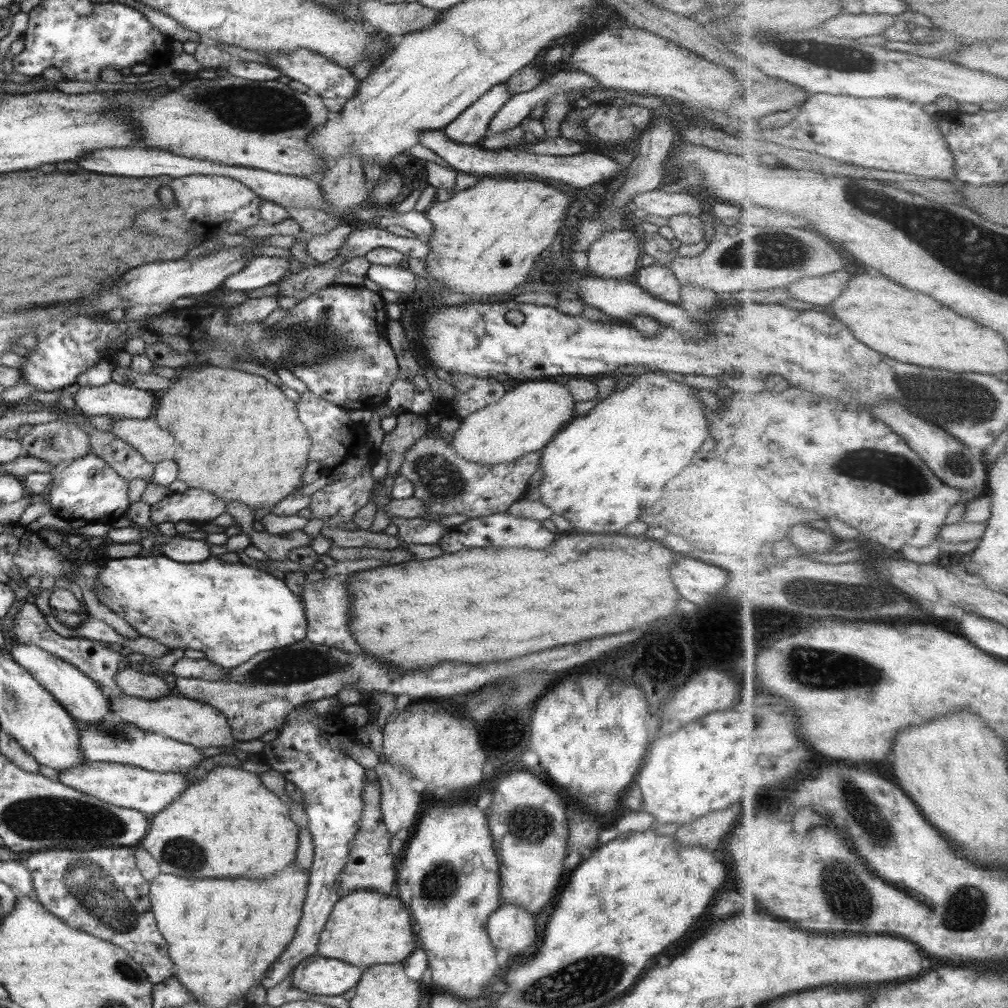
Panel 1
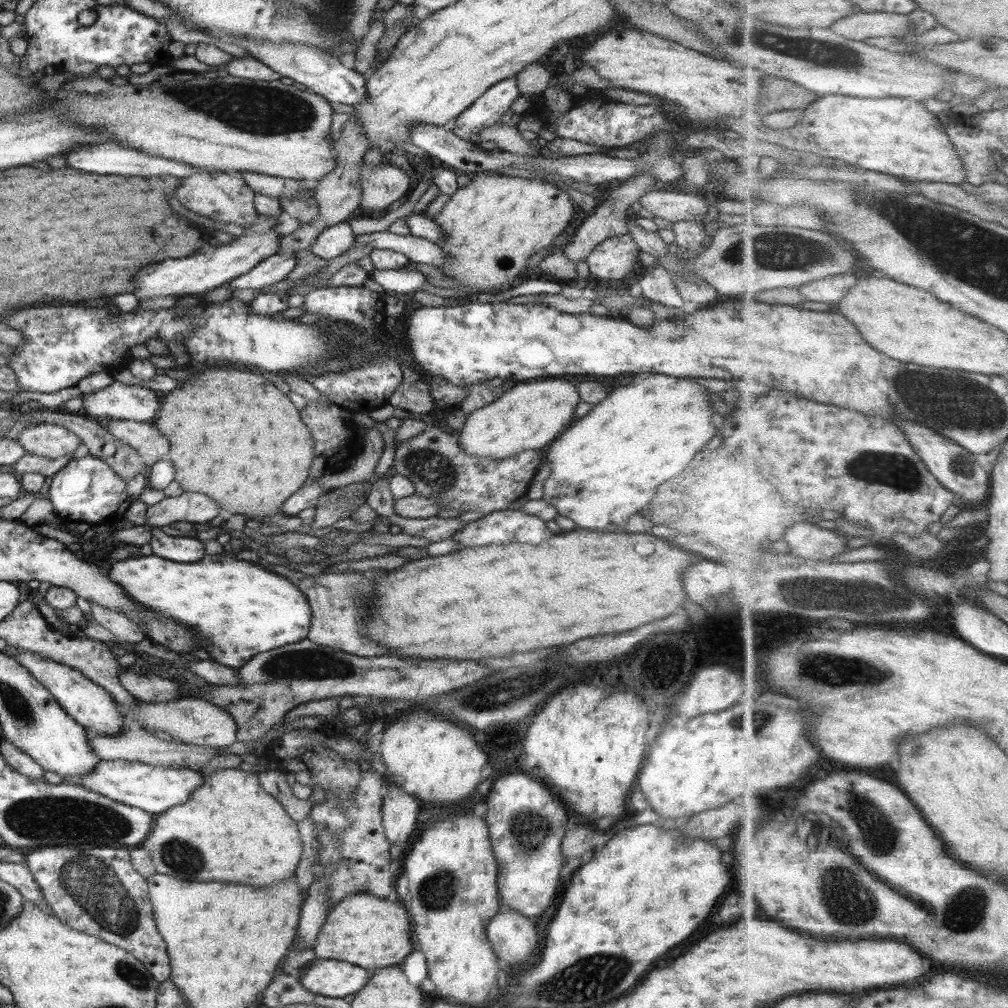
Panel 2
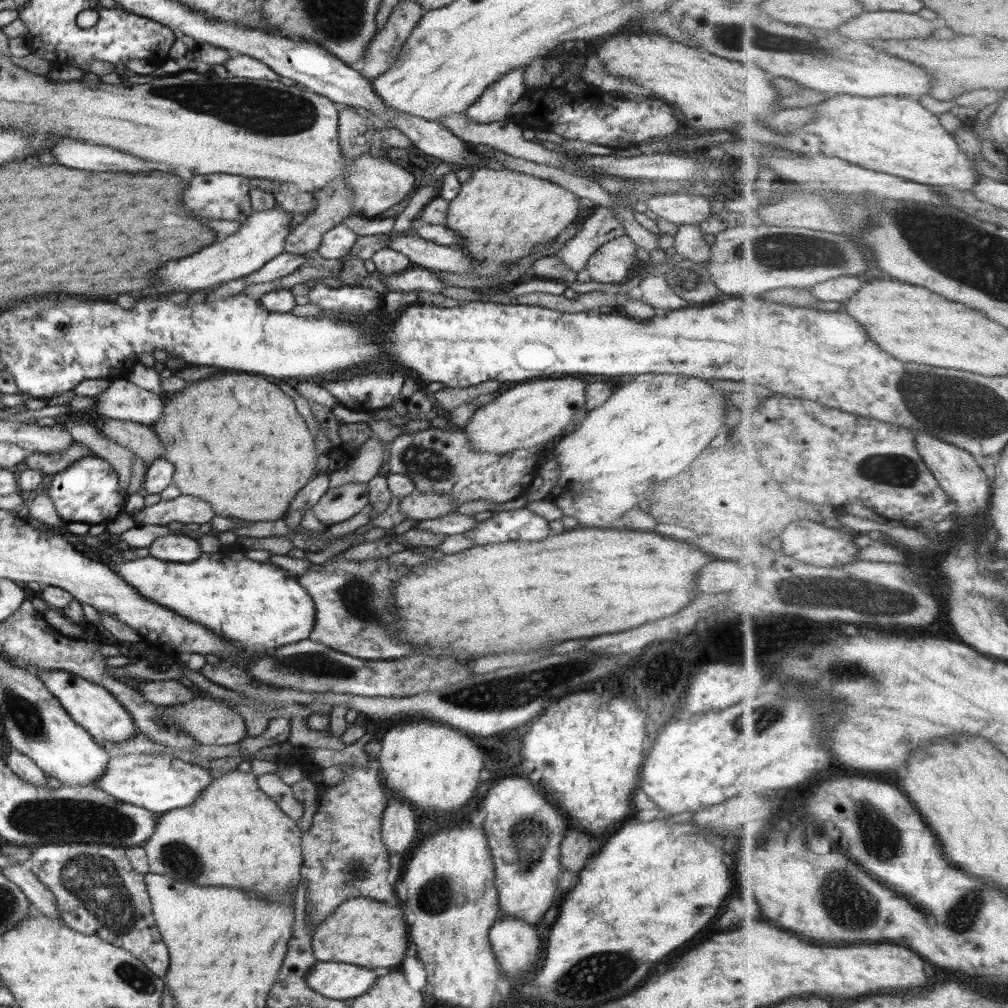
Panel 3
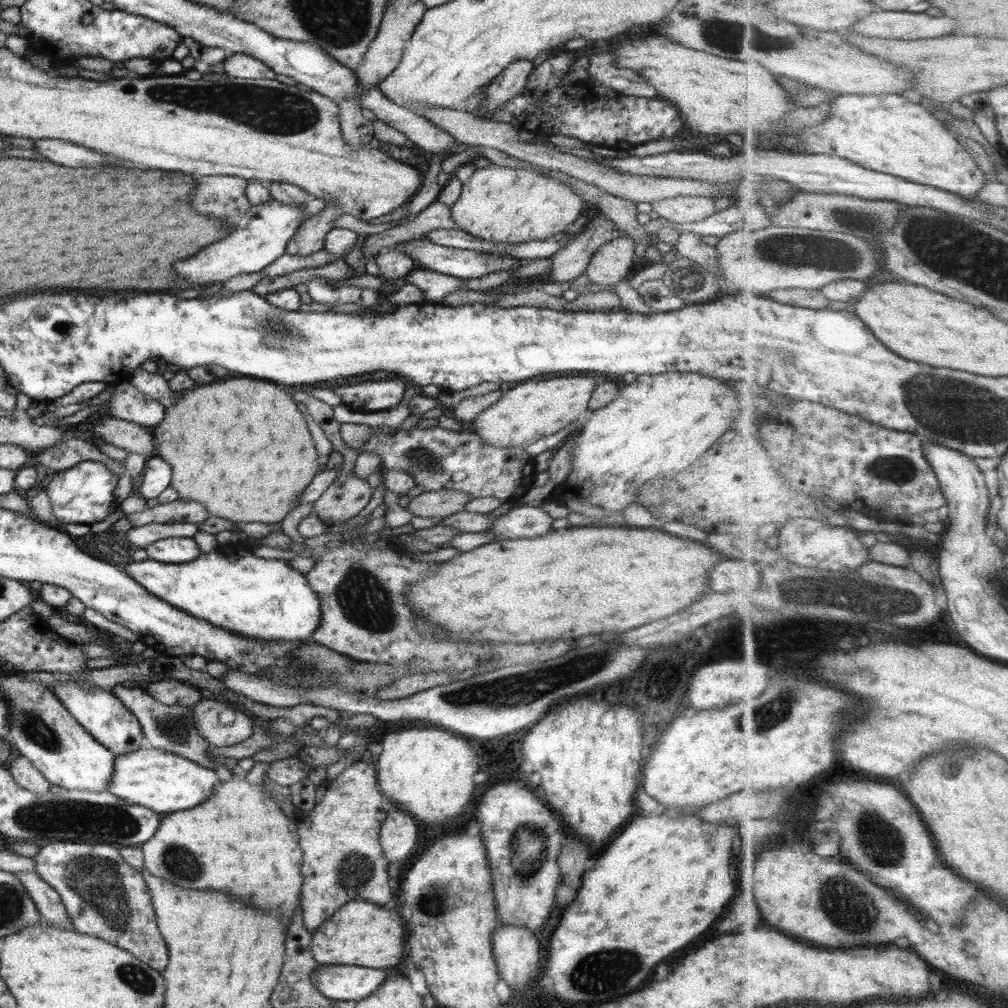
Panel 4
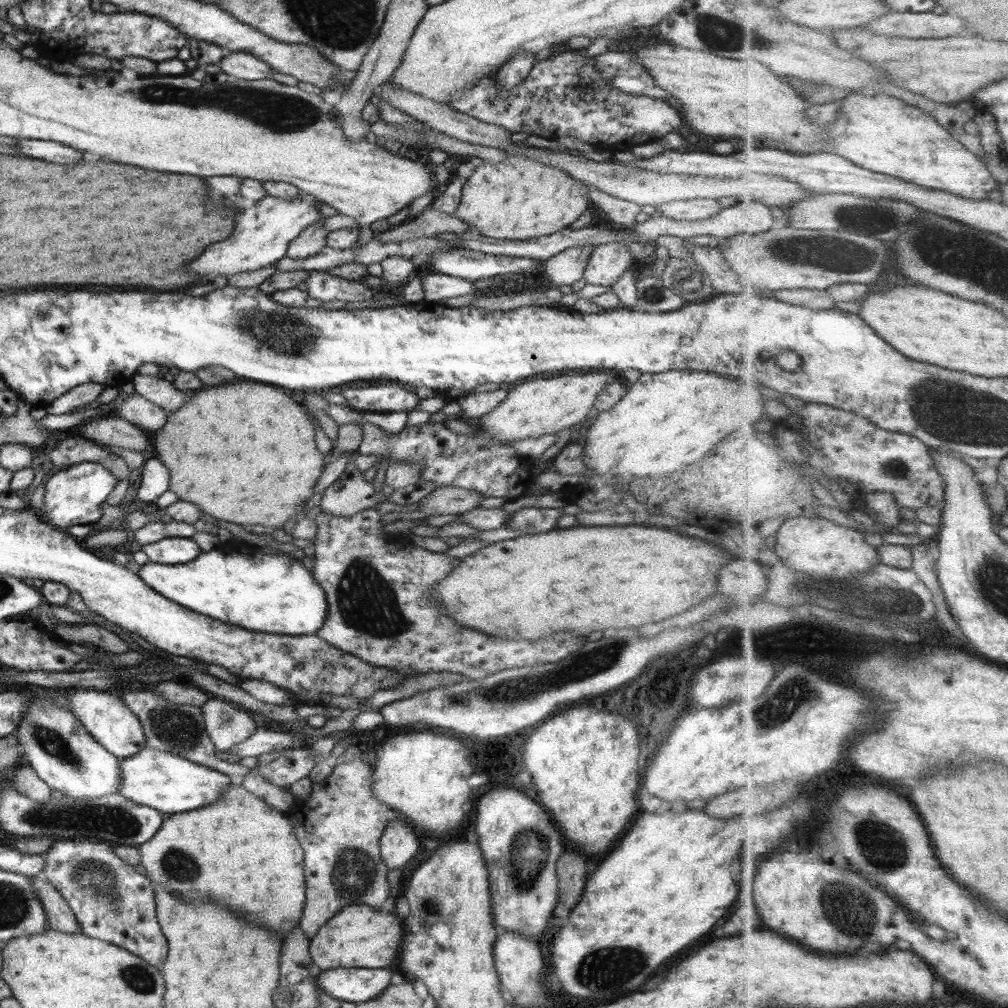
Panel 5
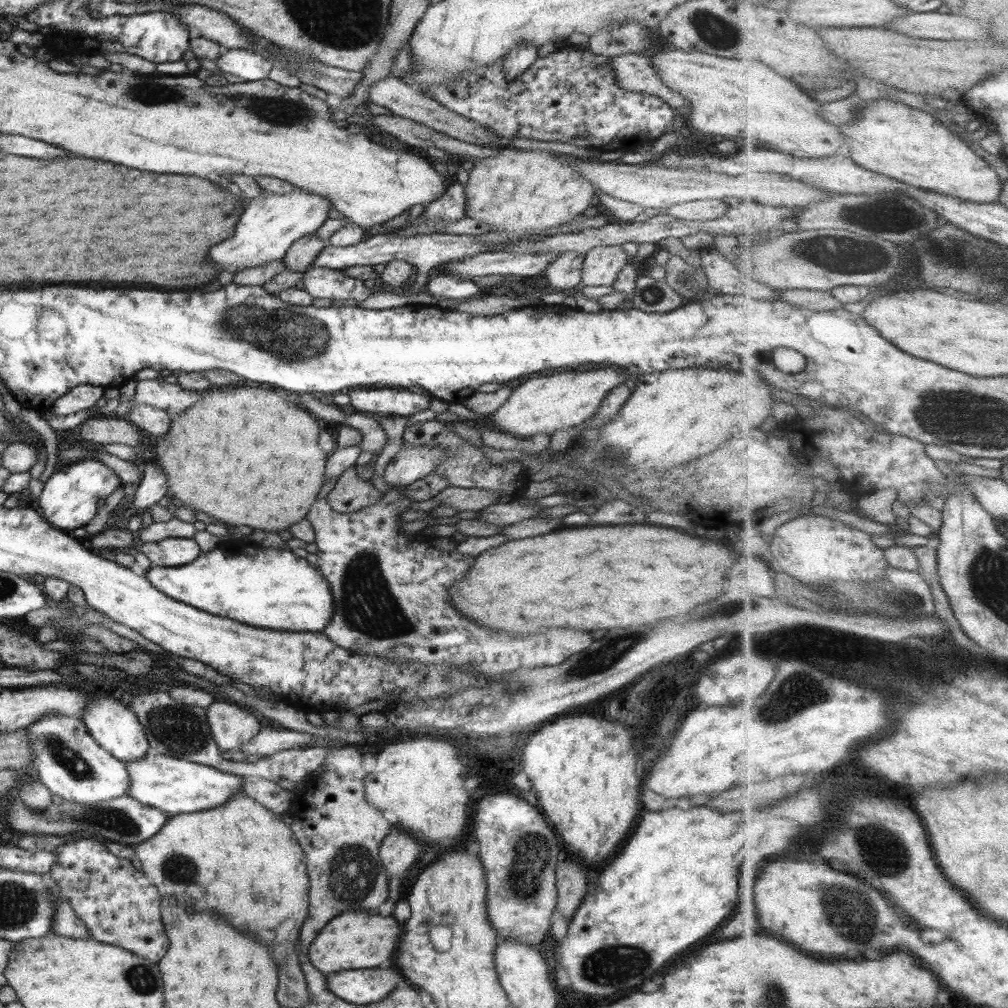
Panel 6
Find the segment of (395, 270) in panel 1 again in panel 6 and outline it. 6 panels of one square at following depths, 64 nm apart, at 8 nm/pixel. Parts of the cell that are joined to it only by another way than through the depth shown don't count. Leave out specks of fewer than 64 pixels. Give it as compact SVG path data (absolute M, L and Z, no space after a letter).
M438 275L430 278L426 284L426 292L435 298L478 298L483 295L474 282L458 278L458 276Z

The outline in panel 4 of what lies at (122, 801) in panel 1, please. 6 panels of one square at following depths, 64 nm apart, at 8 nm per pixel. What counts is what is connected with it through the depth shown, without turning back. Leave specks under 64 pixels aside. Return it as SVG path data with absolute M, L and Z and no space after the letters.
M145 745L134 752L115 755L114 774L108 784L108 791L130 804L138 804L154 812L167 814L203 804L204 800L212 796L212 790L218 782L221 782L220 778L212 769L177 754Z

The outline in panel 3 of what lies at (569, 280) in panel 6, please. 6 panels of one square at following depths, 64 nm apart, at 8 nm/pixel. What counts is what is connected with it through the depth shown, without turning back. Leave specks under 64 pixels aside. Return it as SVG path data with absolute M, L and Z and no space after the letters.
M596 207L594 214L584 222L582 230L568 240L555 256L564 262L568 270L578 273L588 264L588 259L596 249L622 235L626 235L626 231L614 216L614 210Z

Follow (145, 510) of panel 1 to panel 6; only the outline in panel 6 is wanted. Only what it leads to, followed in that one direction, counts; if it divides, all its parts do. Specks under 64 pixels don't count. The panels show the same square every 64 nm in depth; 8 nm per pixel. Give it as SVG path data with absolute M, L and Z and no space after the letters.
M166 538L159 542L142 544L142 553L152 561L152 566L178 567L191 564L202 550L190 538Z

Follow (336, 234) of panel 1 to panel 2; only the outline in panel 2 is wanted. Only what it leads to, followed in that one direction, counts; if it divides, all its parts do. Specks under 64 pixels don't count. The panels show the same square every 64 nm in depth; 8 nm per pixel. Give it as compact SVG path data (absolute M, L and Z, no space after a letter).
M344 221L322 230L309 249L316 256L331 261L336 256L342 256L354 244L354 238L354 231Z

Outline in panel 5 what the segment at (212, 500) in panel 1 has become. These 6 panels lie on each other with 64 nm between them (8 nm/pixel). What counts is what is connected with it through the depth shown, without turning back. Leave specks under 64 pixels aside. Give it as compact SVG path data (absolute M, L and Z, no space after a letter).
M174 502L164 509L158 507L155 515L145 514L142 510L128 512L124 520L132 531L140 530L140 528L147 526L150 522L160 520L160 516L165 513L172 516L175 521L186 524L194 524L200 518L200 510L194 504Z

